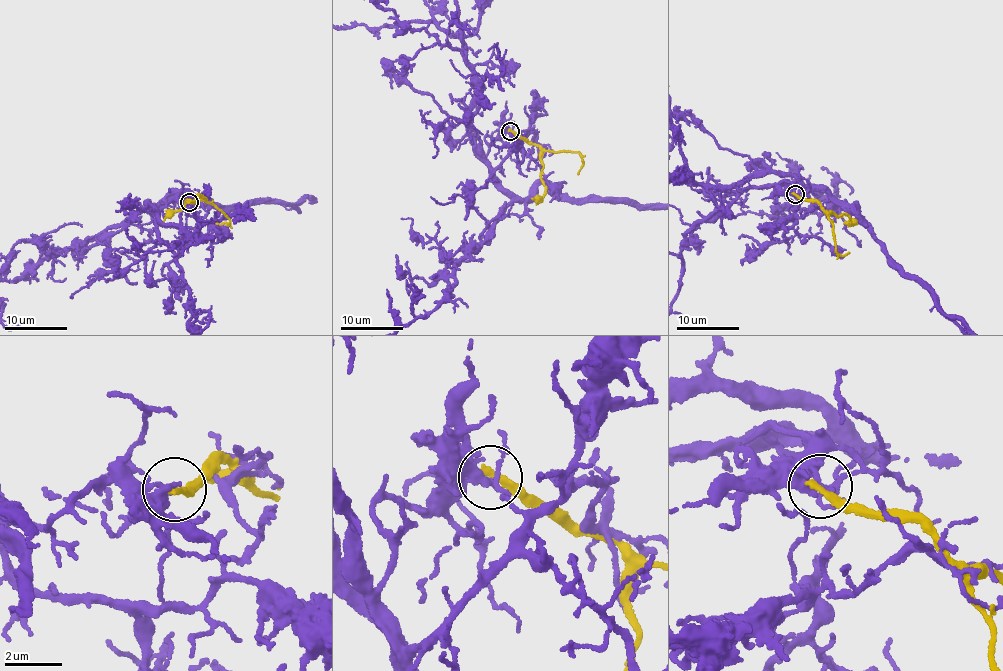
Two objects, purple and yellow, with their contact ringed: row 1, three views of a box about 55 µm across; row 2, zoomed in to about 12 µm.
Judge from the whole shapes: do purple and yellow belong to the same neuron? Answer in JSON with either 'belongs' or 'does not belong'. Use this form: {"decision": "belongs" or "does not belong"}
{"decision": "does not belong"}

